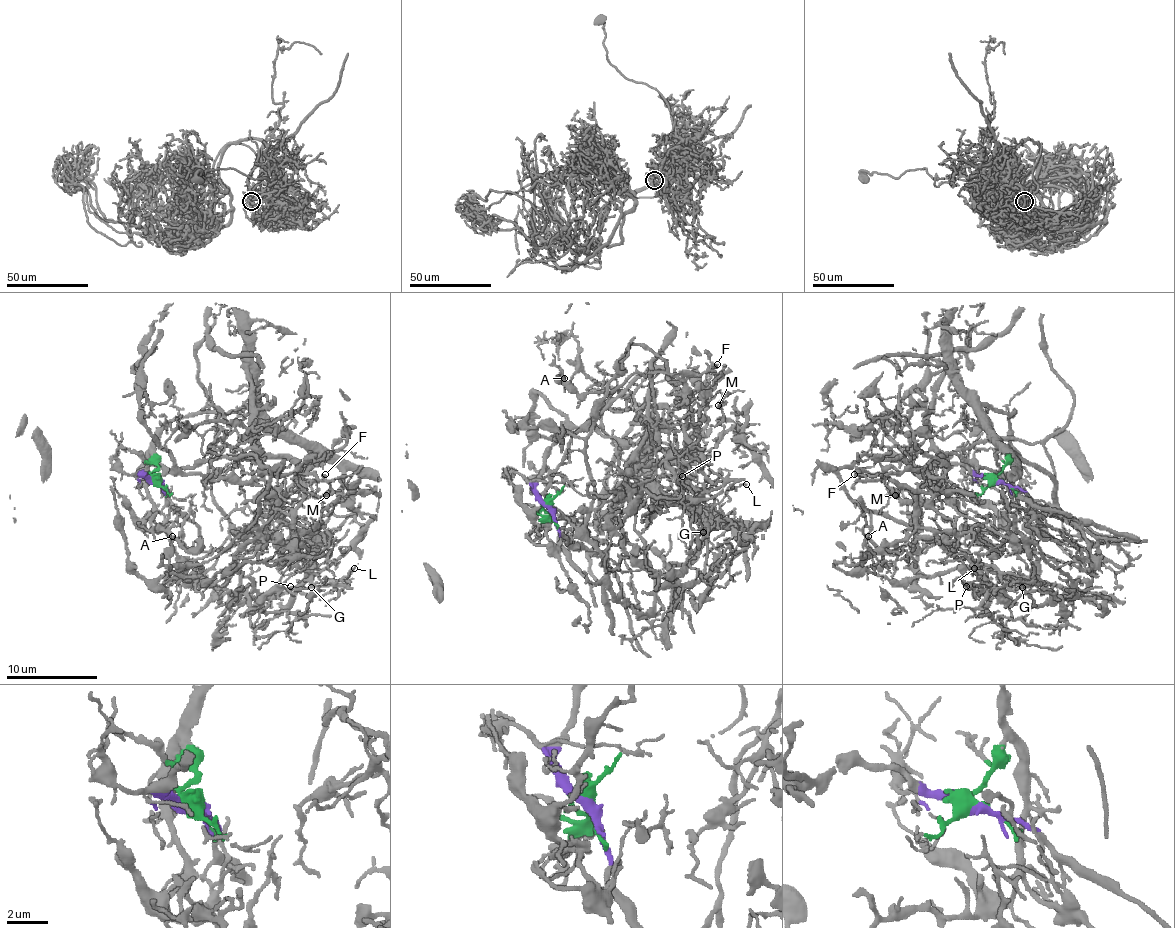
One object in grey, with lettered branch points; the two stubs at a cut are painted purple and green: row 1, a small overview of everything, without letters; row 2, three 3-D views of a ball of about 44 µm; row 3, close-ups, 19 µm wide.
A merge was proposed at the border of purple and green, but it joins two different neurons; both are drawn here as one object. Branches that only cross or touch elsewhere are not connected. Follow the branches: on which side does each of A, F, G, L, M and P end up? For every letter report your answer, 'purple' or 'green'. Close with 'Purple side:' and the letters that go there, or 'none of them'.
A: purple
F: green
G: green
L: green
M: green
P: green
Purple side: A

